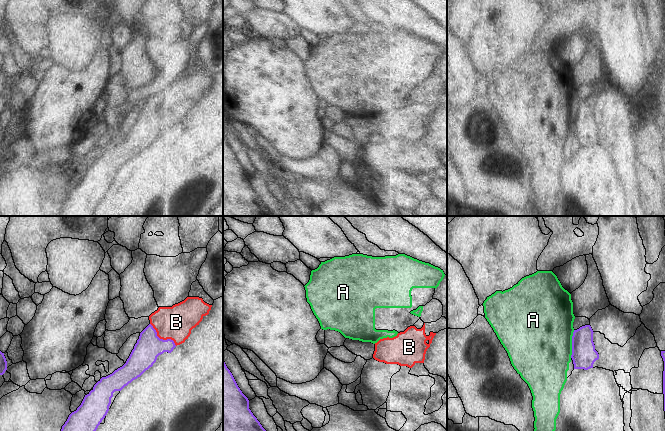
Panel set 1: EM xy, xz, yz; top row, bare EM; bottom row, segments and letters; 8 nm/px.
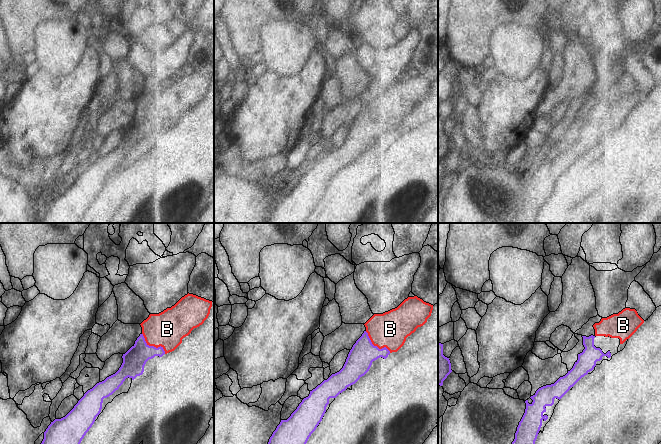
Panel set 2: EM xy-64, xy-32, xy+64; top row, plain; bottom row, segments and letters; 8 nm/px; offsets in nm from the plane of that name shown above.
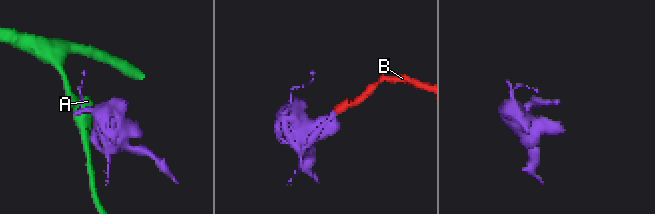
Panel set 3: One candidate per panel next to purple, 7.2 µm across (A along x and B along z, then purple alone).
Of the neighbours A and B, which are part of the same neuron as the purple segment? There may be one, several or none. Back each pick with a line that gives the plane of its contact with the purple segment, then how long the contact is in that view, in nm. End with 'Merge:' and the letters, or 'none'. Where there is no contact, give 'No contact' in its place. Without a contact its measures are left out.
B: Touches purple in xy. Shared border 280 nm
Merge: B.

